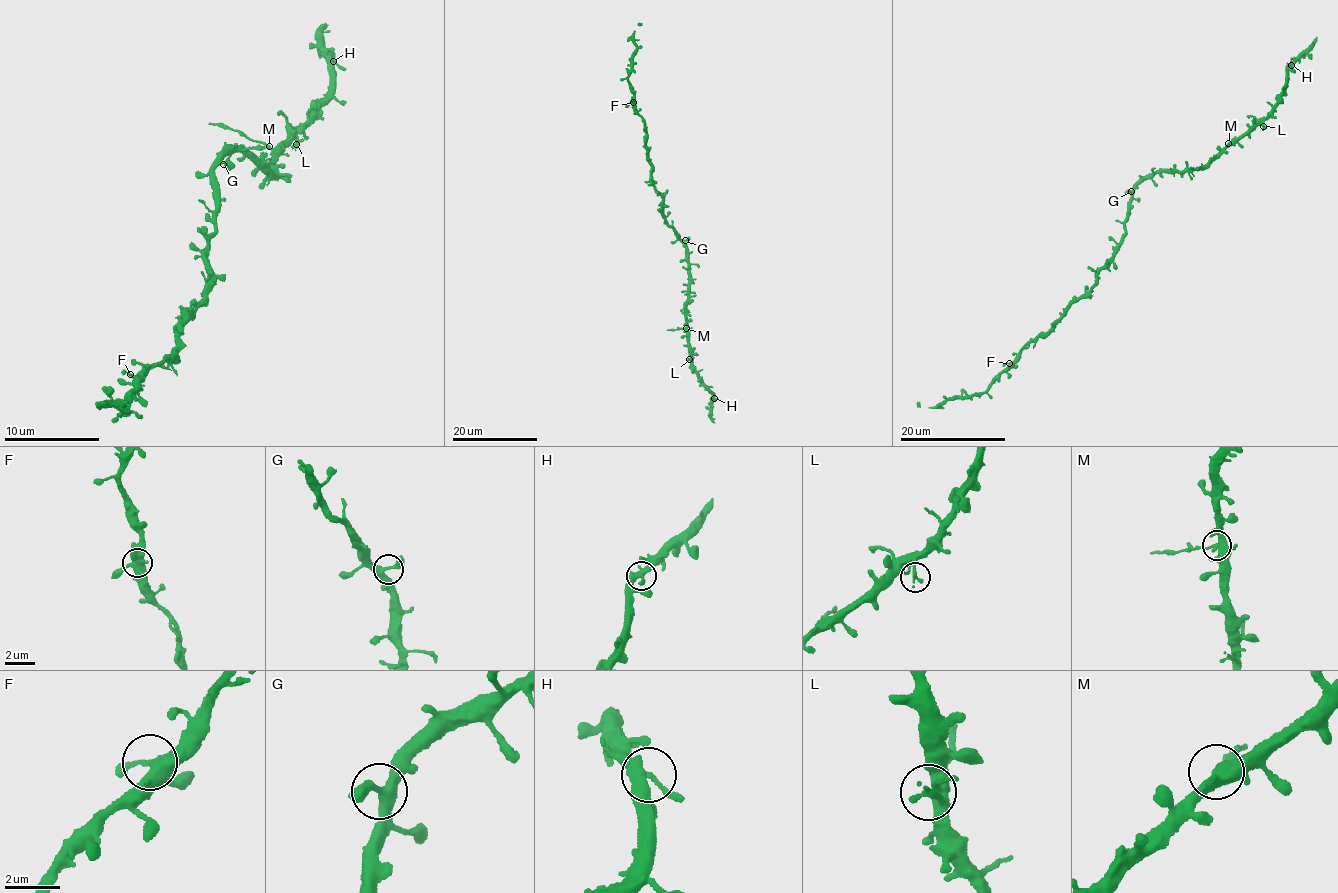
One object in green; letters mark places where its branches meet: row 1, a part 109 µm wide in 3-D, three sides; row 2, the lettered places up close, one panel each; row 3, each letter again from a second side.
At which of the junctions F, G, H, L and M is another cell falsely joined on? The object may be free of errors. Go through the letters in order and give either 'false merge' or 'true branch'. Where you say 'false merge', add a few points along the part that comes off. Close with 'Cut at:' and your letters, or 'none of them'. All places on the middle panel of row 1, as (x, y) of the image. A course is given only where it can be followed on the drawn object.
F: true branch
G: true branch
H: true branch
L: true branch
M: false merge | (686, 327), (667, 330)
Cut at: M

